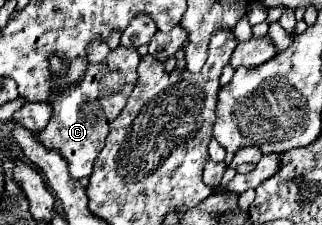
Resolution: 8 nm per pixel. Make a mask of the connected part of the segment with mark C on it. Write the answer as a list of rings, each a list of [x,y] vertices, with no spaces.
[[[118,45],[114,51],[108,53],[108,57],[102,63],[96,65],[88,63],[80,81],[68,83],[66,87],[56,87],[56,91],[50,93],[48,97],[48,103],[52,107],[50,121],[42,131],[34,133],[34,137],[46,149],[54,149],[66,159],[72,179],[82,179],[92,175],[94,159],[104,147],[104,139],[110,131],[110,123],[124,109],[136,85],[138,61],[140,55],[136,53],[136,47]]]

